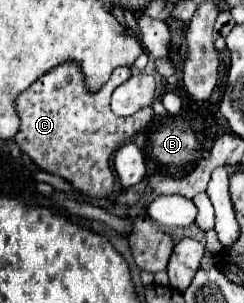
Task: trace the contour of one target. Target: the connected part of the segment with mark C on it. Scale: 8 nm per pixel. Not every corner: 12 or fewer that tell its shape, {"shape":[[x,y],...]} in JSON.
{"shape":[[74,65],[16,101],[16,143],[90,197],[118,185],[112,155],[144,131],[150,107],[116,117],[114,69],[94,95]]}

